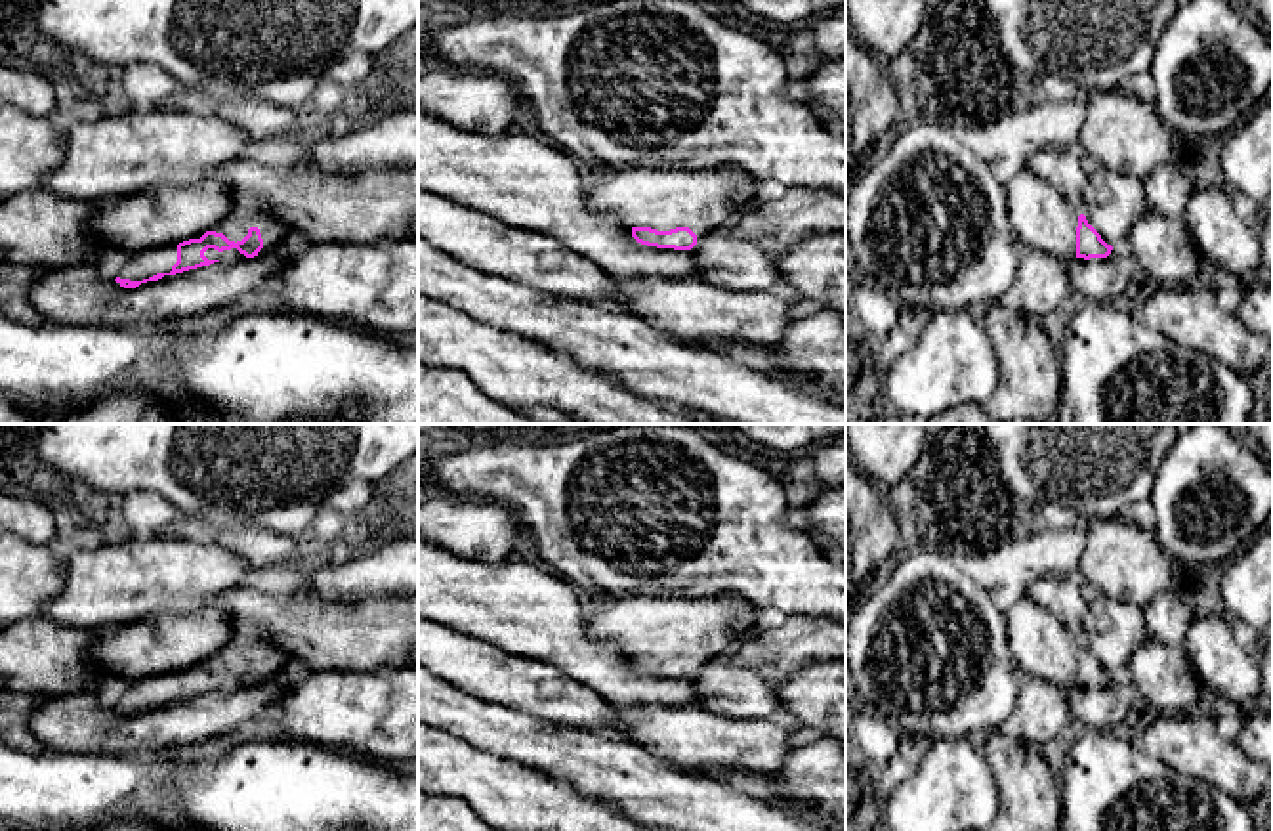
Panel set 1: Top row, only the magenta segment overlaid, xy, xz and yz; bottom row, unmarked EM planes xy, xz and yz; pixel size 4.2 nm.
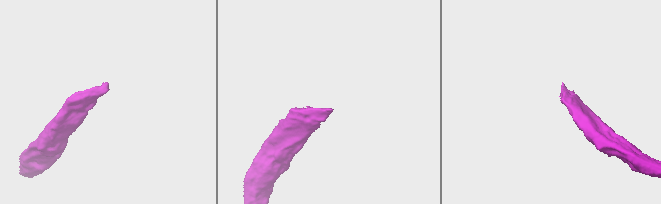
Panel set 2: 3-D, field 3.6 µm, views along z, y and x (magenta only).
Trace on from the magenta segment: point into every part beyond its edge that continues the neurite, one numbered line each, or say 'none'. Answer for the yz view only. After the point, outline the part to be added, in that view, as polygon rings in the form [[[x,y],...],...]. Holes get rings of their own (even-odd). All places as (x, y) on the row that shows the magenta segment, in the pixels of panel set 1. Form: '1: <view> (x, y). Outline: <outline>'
1: yz (1043, 220). Outline: [[[1027,166],[1004,185],[1008,220],[1025,248],[1054,254],[1065,262],[1076,258],[1078,212]]]

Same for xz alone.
1: xz (663, 199). Outline: [[[739,166],[714,168],[620,168],[611,180],[603,180],[586,193],[592,210],[613,212],[624,225],[670,231],[689,227],[697,237],[723,229],[737,208],[754,199],[760,181]]]

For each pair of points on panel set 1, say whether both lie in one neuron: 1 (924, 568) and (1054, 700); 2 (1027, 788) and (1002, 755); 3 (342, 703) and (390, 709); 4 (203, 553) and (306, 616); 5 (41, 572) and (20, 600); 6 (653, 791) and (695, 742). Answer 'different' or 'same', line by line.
1: different
2: same
3: same
4: different
5: same
6: different

